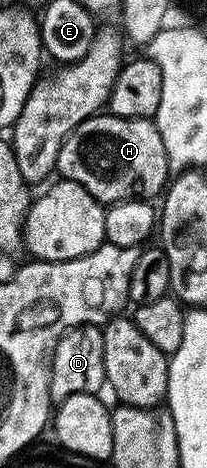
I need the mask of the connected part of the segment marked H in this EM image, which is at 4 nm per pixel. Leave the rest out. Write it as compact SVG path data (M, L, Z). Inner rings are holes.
M102 116L89 117L64 138L58 152L57 172L67 181L80 183L80 187L87 189L106 207L113 205L116 201L133 197L154 199L156 196L157 198L167 188L172 170L168 163L168 155L164 151L164 139L160 139L160 131L154 126L153 120L144 117Z

